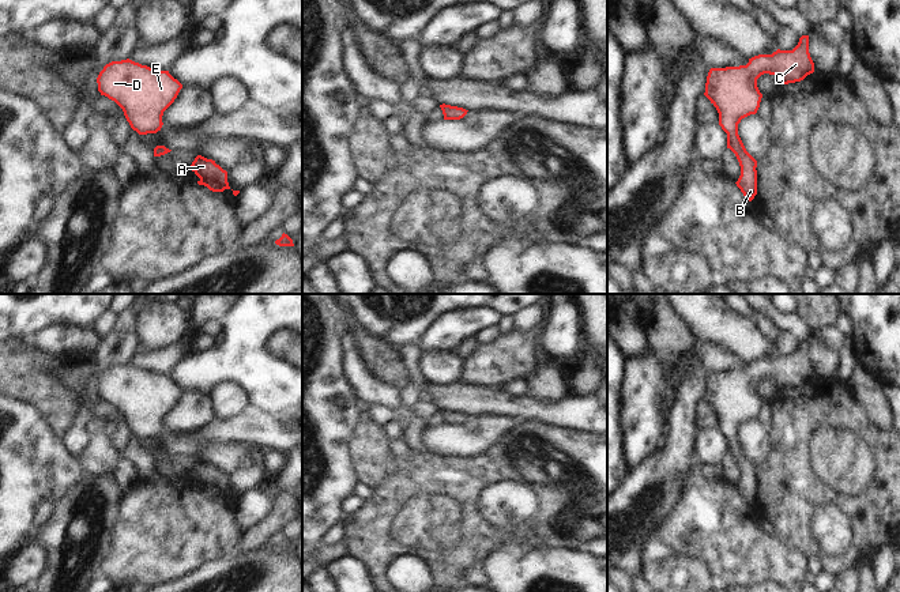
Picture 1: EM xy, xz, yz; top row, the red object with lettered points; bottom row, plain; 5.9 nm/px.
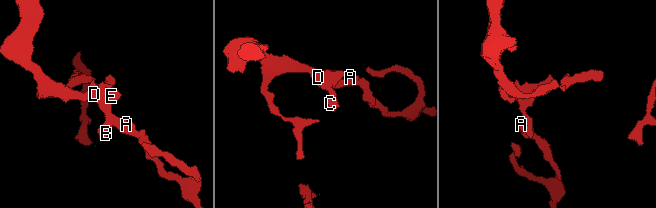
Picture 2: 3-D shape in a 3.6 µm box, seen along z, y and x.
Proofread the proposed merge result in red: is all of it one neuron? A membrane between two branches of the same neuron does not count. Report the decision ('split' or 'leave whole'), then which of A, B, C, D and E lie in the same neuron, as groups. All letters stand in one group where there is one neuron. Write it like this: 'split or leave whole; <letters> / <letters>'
leave whole; A B C D E

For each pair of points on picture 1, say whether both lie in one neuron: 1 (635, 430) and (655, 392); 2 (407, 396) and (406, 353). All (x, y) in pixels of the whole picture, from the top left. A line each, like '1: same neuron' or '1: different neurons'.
1: same neuron
2: same neuron

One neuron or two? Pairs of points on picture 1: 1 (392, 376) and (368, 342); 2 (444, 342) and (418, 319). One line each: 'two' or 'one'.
1: one
2: two

